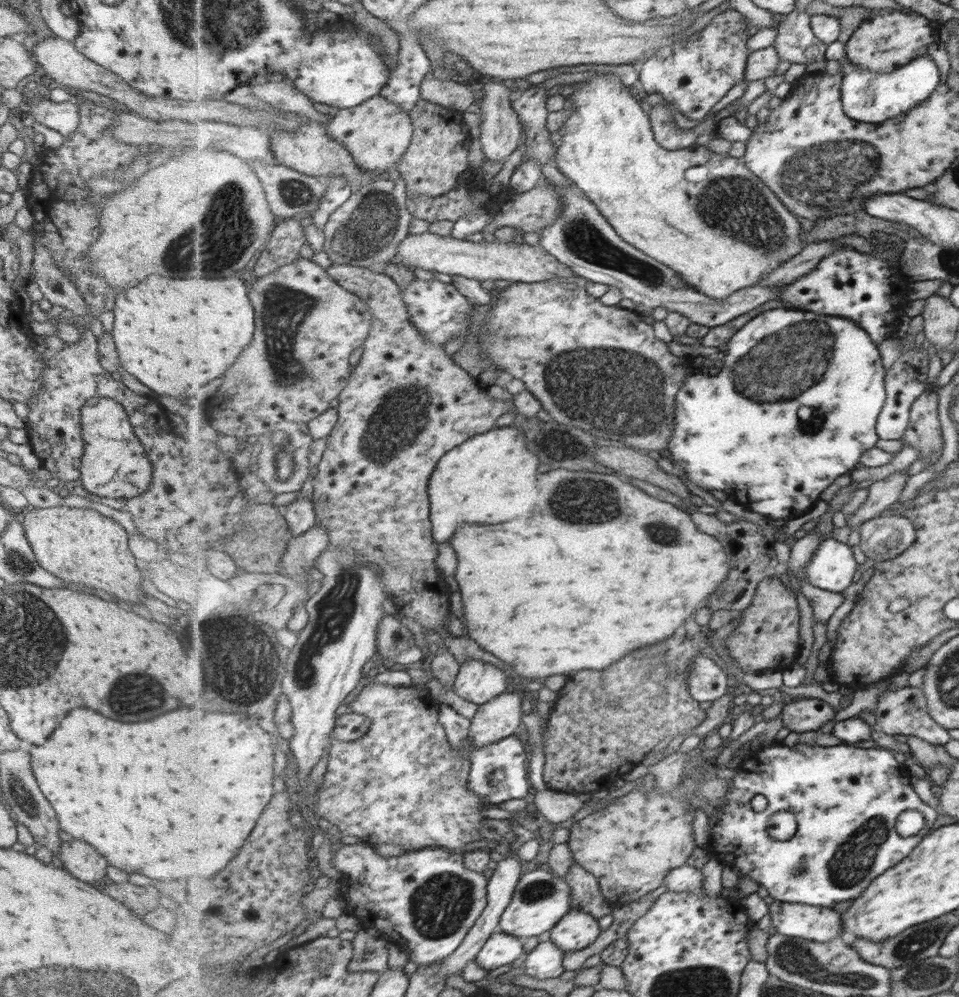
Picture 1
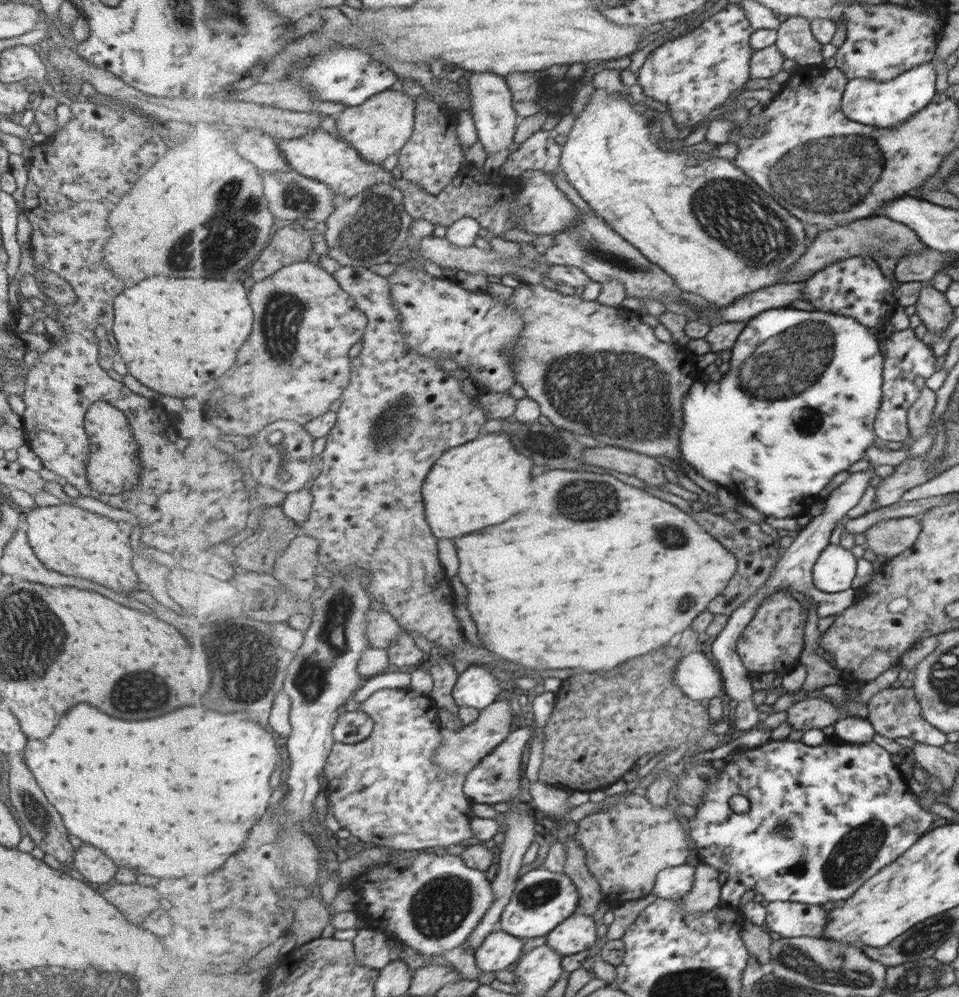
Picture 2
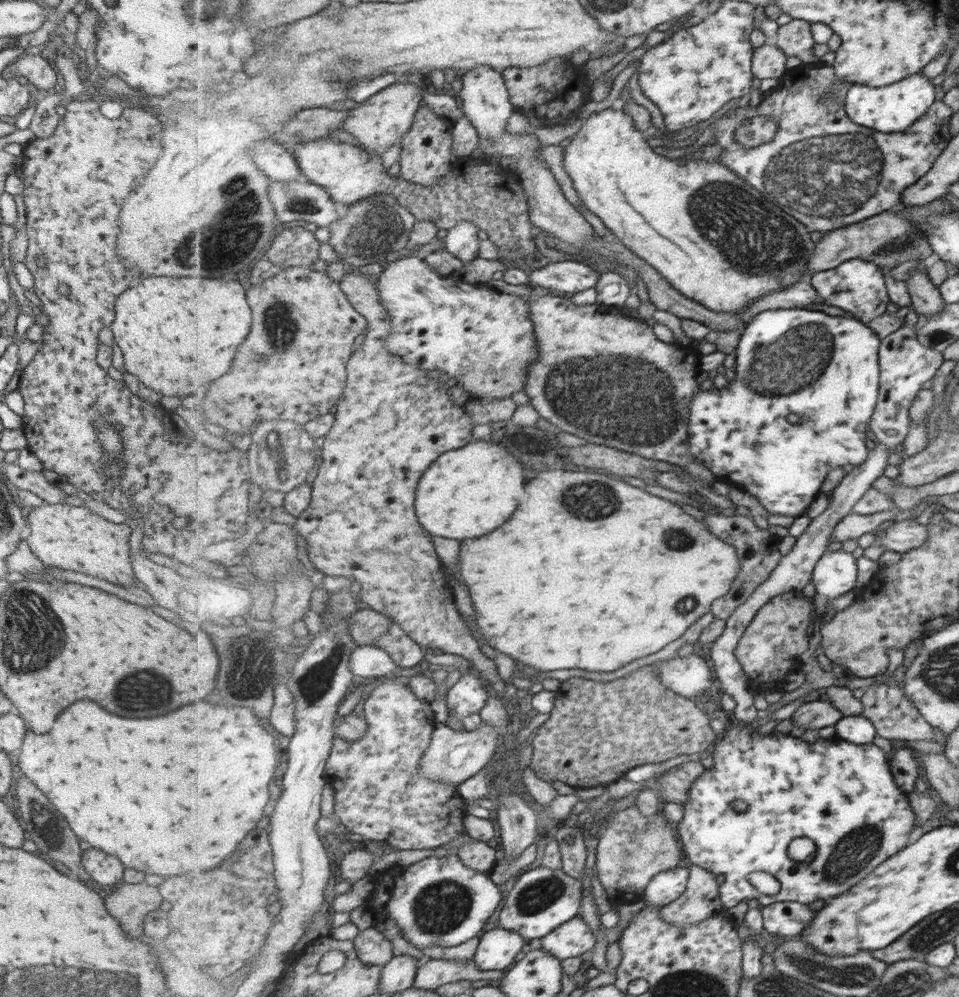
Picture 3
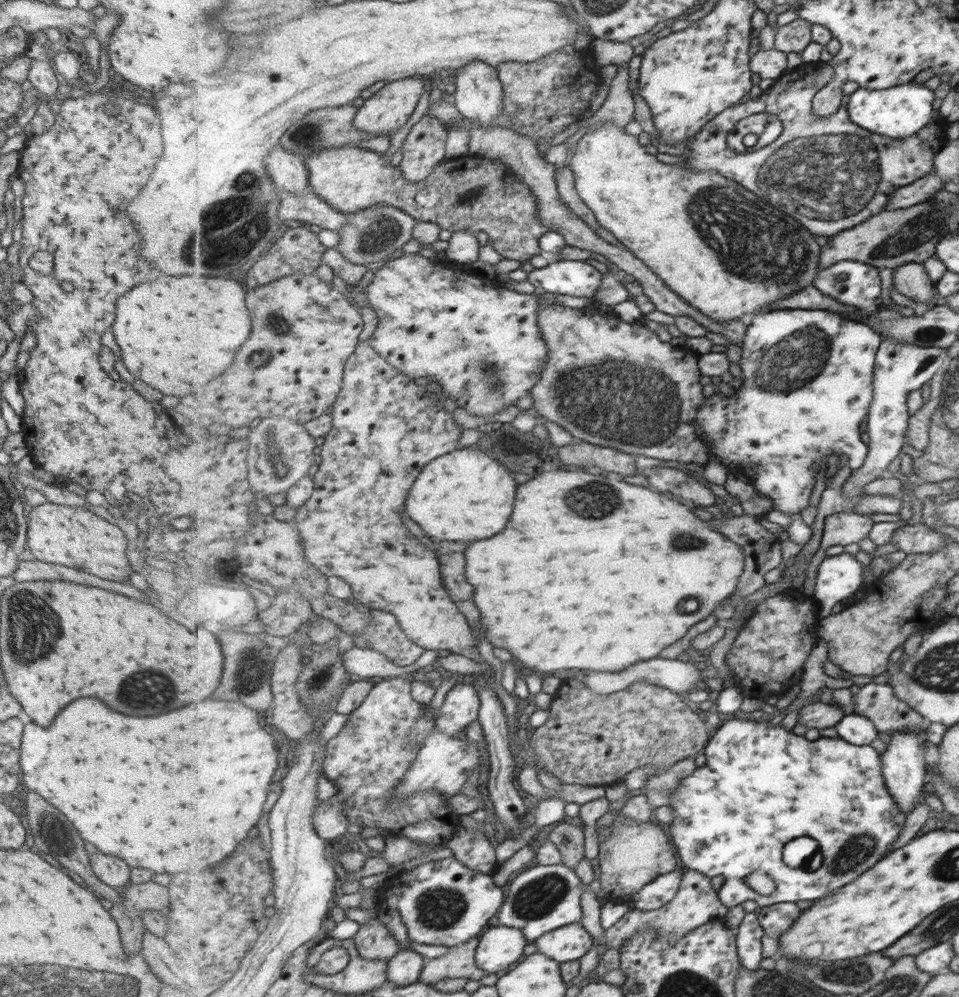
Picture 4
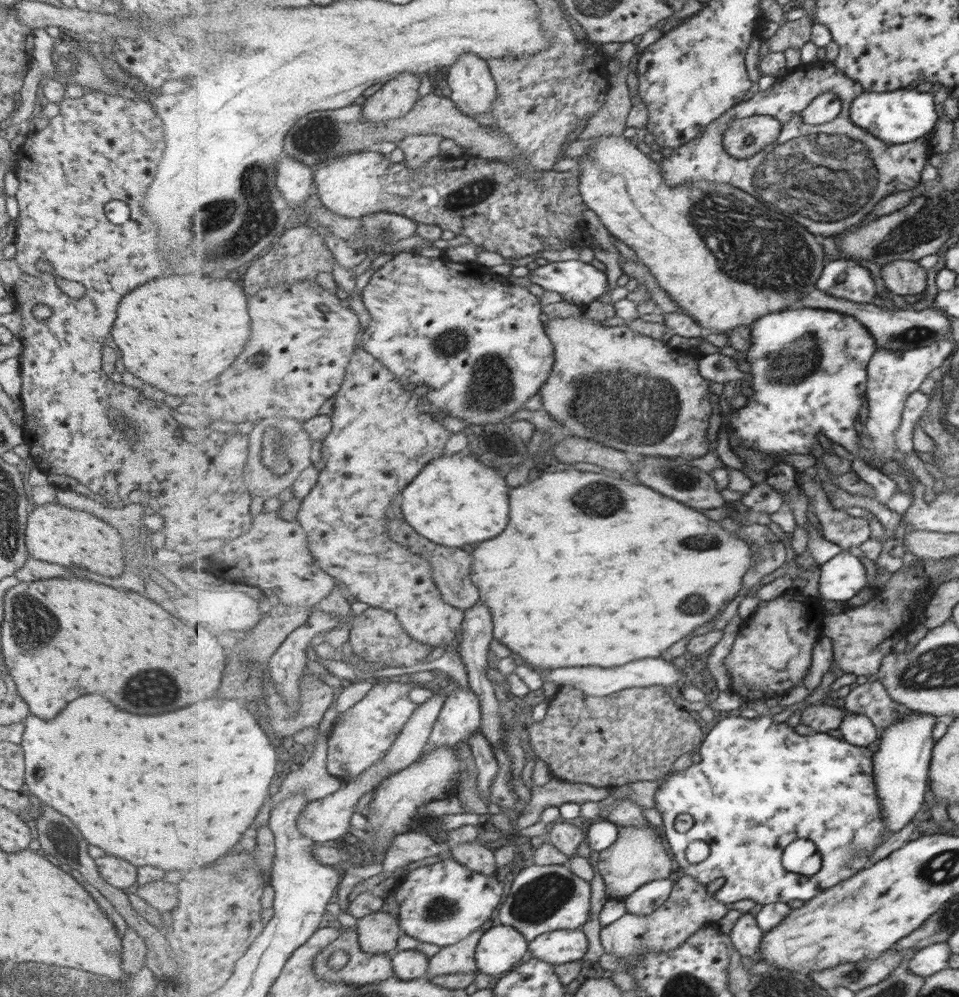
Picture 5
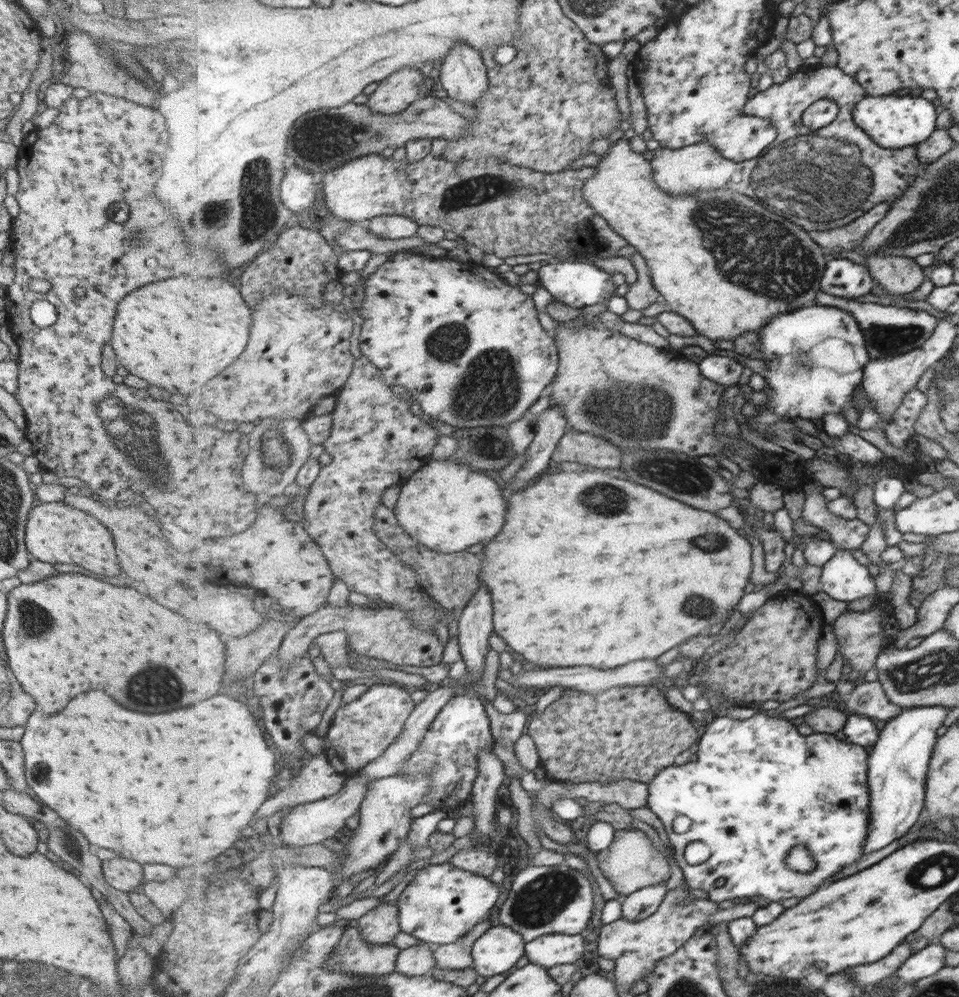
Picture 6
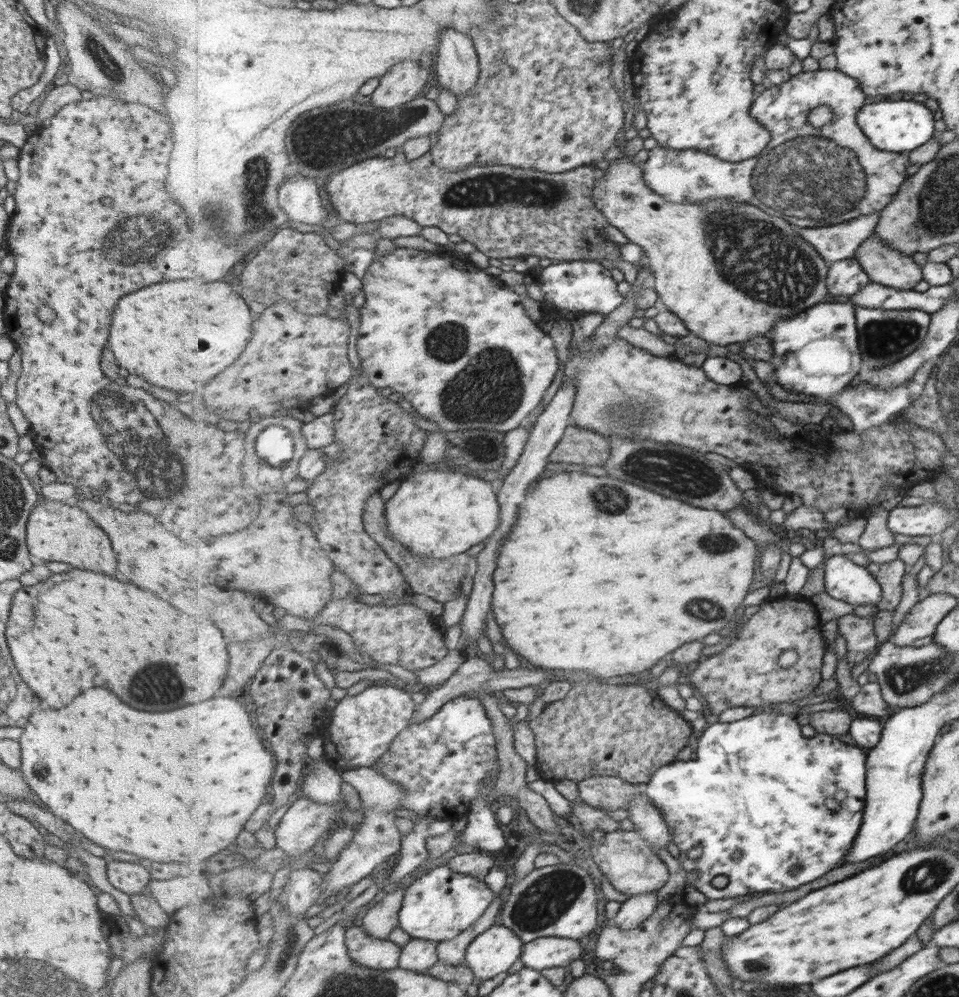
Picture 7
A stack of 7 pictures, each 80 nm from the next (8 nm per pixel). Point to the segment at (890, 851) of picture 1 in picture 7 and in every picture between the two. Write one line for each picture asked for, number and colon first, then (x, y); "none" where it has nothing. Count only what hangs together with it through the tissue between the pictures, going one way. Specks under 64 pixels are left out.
2: (845, 803)
3: (841, 795)
4: (761, 786)
5: (759, 786)
6: (755, 792)
7: (758, 786)

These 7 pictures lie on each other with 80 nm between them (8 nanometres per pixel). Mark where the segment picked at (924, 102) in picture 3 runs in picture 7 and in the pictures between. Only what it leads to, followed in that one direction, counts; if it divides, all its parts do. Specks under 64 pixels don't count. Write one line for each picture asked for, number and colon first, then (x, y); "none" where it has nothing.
4: (898, 112)
5: (898, 117)
6: (894, 120)
7: (890, 125)

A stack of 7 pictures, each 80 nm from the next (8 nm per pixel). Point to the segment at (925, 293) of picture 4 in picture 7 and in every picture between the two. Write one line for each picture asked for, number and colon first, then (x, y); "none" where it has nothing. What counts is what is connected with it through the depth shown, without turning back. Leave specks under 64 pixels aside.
5: (905, 278)
6: (898, 275)
7: (888, 267)

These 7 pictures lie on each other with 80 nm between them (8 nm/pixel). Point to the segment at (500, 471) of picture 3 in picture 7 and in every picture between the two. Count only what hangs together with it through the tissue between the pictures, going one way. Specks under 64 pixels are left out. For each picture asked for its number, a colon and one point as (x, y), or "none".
4: (466, 495)
5: (456, 500)
6: (447, 506)
7: (437, 514)

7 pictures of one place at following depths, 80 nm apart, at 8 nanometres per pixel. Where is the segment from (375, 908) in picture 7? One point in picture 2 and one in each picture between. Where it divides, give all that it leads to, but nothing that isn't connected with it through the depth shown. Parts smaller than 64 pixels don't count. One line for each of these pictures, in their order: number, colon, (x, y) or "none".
2: (372, 948)
3: (373, 948)
4: (374, 940)
5: (379, 932)
6: (380, 926)

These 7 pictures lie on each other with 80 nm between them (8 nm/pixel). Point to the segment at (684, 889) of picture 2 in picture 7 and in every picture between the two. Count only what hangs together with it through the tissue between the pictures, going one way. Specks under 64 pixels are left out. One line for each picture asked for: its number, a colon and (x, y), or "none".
3: (666, 887)
4: (662, 890)
5: (646, 900)
6: (640, 905)
7: (638, 908)

